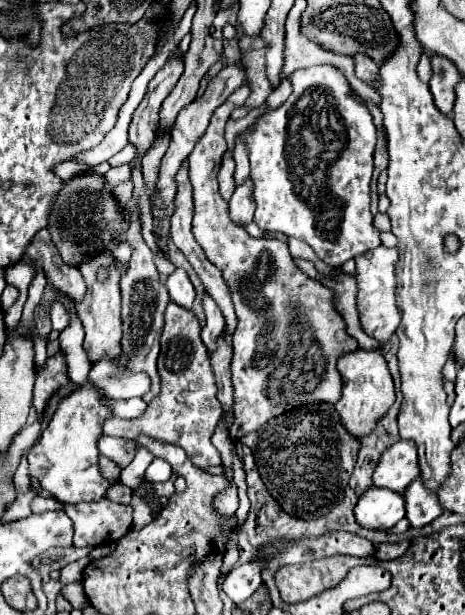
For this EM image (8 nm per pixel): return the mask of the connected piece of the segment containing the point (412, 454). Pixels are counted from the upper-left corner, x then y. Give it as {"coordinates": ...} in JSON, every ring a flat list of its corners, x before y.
{"coordinates":[[397,441,395,445,387,447,387,451,383,451,373,471,373,485,403,493,417,475,419,465,415,445,411,441]]}

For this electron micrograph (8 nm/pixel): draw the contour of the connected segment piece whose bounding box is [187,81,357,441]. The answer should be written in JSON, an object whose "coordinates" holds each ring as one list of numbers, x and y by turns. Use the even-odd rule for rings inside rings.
{"coordinates":[[245,81,231,93,213,113,207,133,187,157,195,201,193,235,207,259,223,271,239,319,233,335,231,361,235,405,229,435,233,441,241,439,245,433,257,431,271,417,303,403,337,403,341,397,341,375,335,363,341,355,357,347,357,341,345,331,343,317,333,307,333,293,295,265,287,243,277,239,255,239,245,229,233,225,227,213,227,201,219,195,217,171,227,149,223,137,225,123,231,111,247,101,249,91,249,81]]}

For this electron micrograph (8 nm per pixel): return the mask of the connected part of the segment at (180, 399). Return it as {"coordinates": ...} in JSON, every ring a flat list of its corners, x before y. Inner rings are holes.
{"coordinates":[[169,303,165,311,165,329,161,335,161,353,157,363,161,375,161,393,151,401,143,417,131,421,117,416,109,419,103,424,104,434,131,440,140,434,147,435,163,443,179,445,199,469,221,465,219,451,215,451,211,443,211,435,221,417,221,403,217,401,215,377,211,373,209,355,199,339,199,333,201,325,195,313]]}

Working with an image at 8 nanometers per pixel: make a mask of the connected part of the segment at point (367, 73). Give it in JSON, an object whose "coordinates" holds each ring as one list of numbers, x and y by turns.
{"coordinates":[[353,55,353,61,355,61,355,75,361,79,361,81,369,81,371,83,371,79,375,79,373,77,373,73,377,73,377,65,375,65,375,61,371,61,371,57,363,57,363,55]]}

